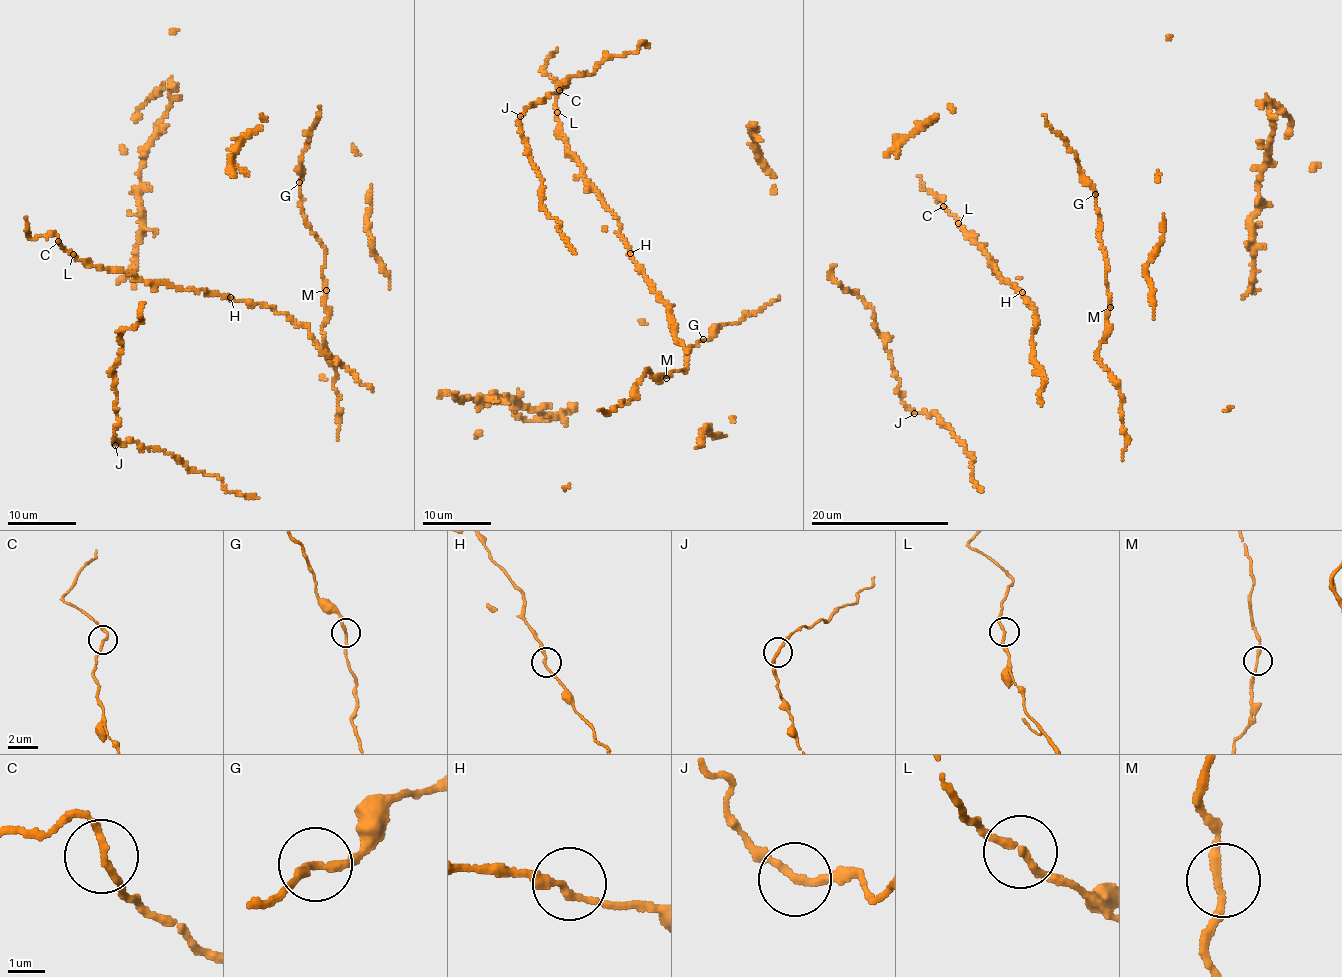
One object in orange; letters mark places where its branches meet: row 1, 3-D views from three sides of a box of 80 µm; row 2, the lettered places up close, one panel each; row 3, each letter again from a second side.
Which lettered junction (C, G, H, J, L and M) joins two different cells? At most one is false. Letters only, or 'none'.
none

